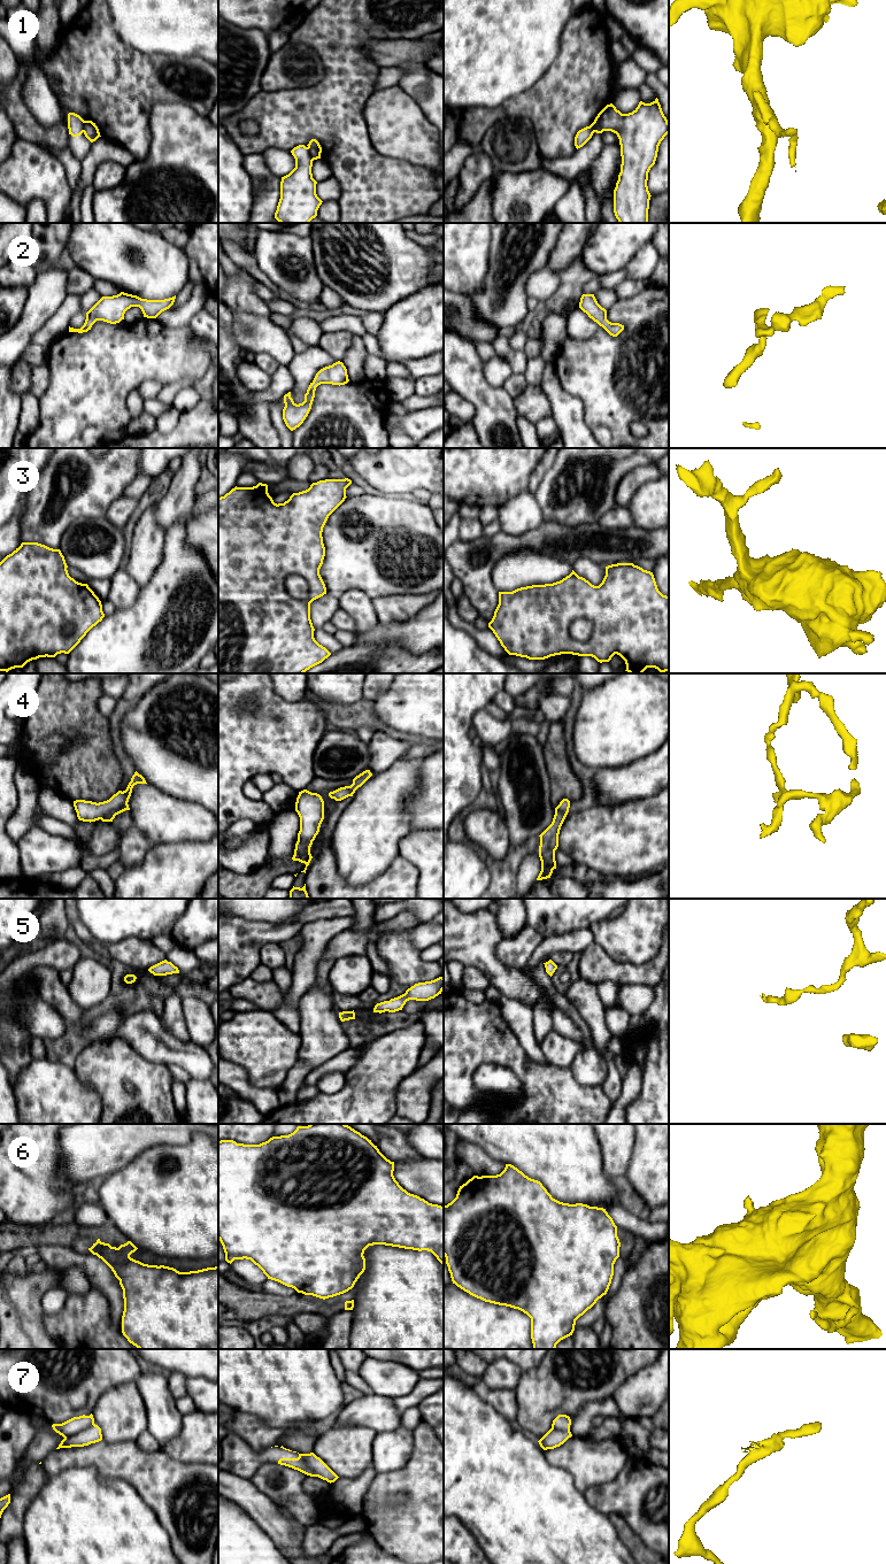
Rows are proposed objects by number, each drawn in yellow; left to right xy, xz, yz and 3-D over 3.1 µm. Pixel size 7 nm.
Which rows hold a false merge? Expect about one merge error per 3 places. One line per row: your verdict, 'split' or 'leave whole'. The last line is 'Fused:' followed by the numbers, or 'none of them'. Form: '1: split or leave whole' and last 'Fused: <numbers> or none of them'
1: split
2: leave whole
3: split
4: leave whole
5: leave whole
6: split
7: split
Fused: 1, 3, 6, 7

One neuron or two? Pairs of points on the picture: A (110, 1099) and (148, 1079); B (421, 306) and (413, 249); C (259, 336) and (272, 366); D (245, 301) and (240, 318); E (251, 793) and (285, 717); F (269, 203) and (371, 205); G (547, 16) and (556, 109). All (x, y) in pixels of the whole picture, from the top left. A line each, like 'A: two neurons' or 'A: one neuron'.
A: one neuron
B: two neurons
C: two neurons
D: two neurons
E: two neurons
F: two neurons
G: two neurons

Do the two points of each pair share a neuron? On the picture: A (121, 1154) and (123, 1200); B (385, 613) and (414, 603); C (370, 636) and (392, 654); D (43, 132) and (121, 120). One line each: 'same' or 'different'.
A: different
B: same
C: different
D: same

